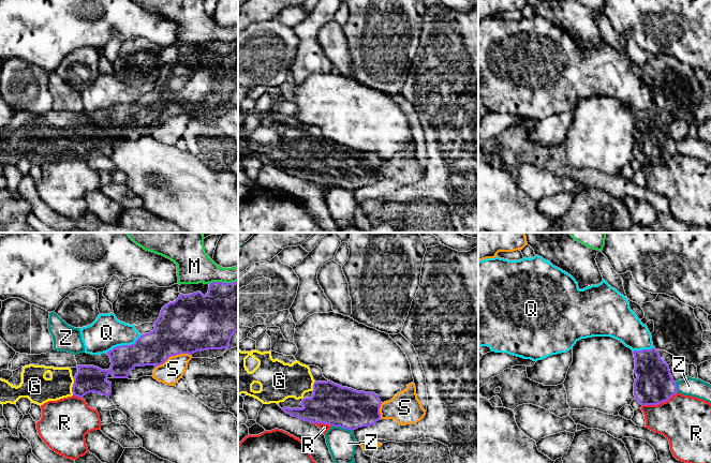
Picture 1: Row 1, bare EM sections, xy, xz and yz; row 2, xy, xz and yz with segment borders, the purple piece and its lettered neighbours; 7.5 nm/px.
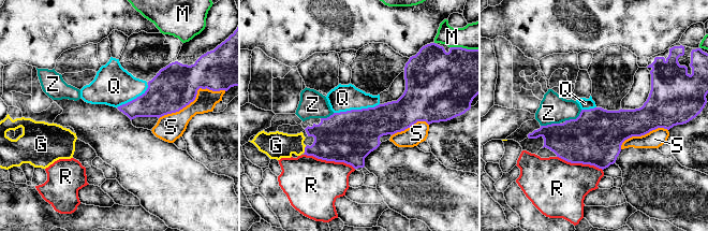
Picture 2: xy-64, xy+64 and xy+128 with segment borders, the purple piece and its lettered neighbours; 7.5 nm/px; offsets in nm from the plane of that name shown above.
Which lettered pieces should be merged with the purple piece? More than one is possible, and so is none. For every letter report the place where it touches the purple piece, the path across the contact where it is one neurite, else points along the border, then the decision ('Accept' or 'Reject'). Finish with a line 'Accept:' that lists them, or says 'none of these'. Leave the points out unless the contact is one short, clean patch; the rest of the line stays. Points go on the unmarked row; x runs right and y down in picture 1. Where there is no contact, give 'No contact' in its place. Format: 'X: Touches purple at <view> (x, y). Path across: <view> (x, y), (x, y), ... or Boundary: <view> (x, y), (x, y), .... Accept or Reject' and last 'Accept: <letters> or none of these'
G: Touches purple at xy (72, 147). Path across: xy (89, 138), (79, 146), (72, 147), (39, 149). Accept
M: Touches purple at xy (221, 42). Reject
Q: Touches purple at xy (123, 105). Reject
R: Touches purple at yz (660, 163). Reject
S: Touches purple at xy (173, 115). Reject
Z: Touches purple at xz (342, 187). Reject
Accept: G

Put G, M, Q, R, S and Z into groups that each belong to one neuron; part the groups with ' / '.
G / M / Q / R / S / Z

